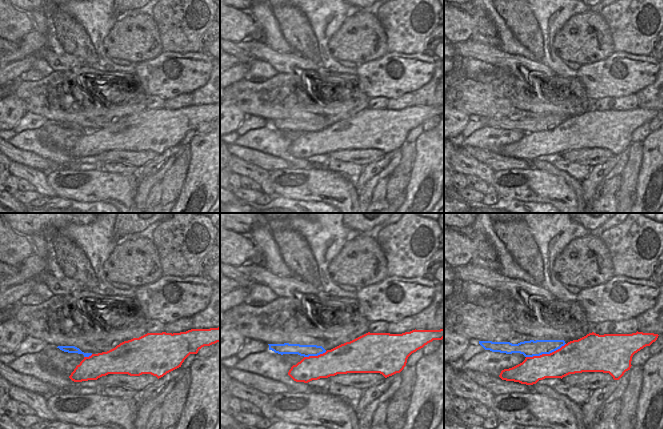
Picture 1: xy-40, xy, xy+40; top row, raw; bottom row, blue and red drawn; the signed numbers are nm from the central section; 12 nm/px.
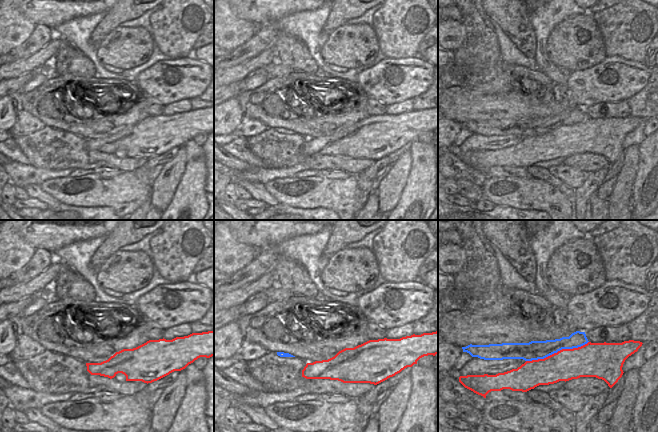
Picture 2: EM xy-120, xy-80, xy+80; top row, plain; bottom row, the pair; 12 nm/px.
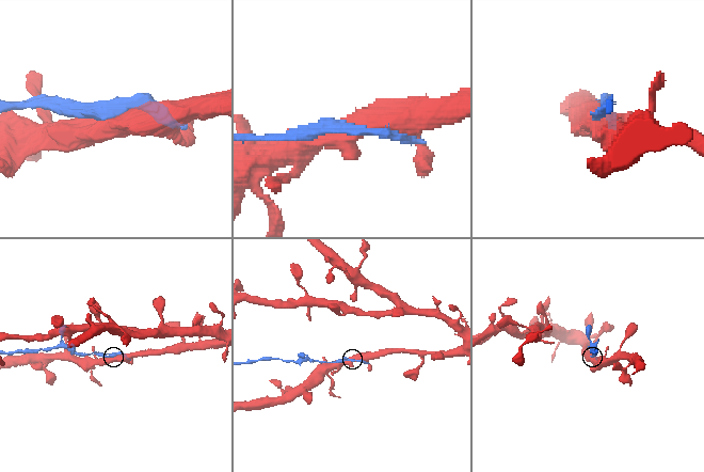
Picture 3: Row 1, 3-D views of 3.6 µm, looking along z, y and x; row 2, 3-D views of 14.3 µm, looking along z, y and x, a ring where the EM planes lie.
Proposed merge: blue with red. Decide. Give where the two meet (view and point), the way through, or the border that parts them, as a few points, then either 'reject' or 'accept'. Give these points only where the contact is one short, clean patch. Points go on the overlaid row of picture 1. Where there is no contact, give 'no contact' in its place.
xy+40 (545, 353) | reject

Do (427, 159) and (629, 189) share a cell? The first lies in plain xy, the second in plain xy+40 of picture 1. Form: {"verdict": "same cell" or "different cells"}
{"verdict": "different cells"}

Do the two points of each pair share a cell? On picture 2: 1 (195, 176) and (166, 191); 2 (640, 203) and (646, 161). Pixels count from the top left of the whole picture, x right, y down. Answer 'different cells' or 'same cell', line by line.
1: different cells
2: same cell

